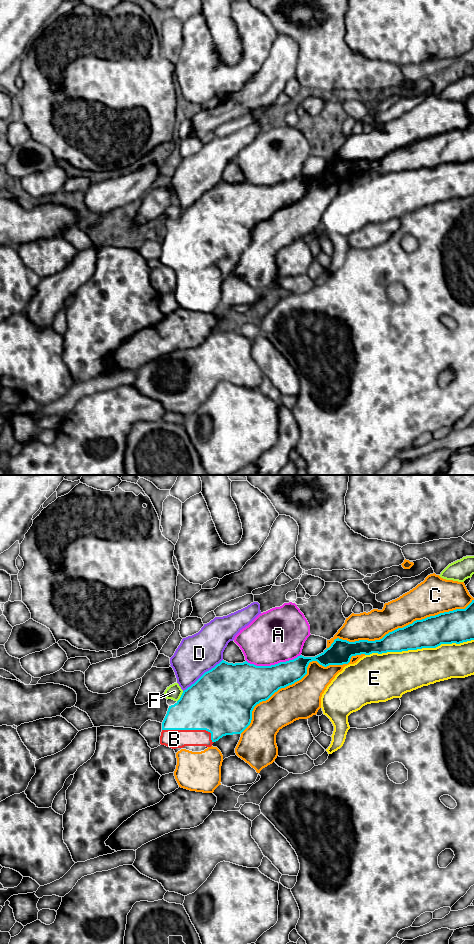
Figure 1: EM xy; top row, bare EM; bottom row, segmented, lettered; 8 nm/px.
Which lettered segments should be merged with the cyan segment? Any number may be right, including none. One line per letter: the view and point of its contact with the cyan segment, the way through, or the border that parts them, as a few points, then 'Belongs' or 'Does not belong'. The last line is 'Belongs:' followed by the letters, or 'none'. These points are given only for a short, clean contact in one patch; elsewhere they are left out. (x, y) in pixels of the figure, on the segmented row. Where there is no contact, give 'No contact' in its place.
A: Touches cyan at xy (273, 665). Does not belong
B: Touches cyan at xy (191, 729). Belongs
C: Touches cyan at xy (398, 628). Does not belong
D: Touches cyan at xy (203, 674). Does not belong
E: Touches cyan at xy (419, 648). Does not belong
F: Touches cyan at xy (181, 696). Does not belong
Belongs: B

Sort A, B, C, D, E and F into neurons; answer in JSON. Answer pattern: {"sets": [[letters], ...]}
{"sets": [["A"], ["B"], ["C"], ["D"], ["E"], ["F"]]}

